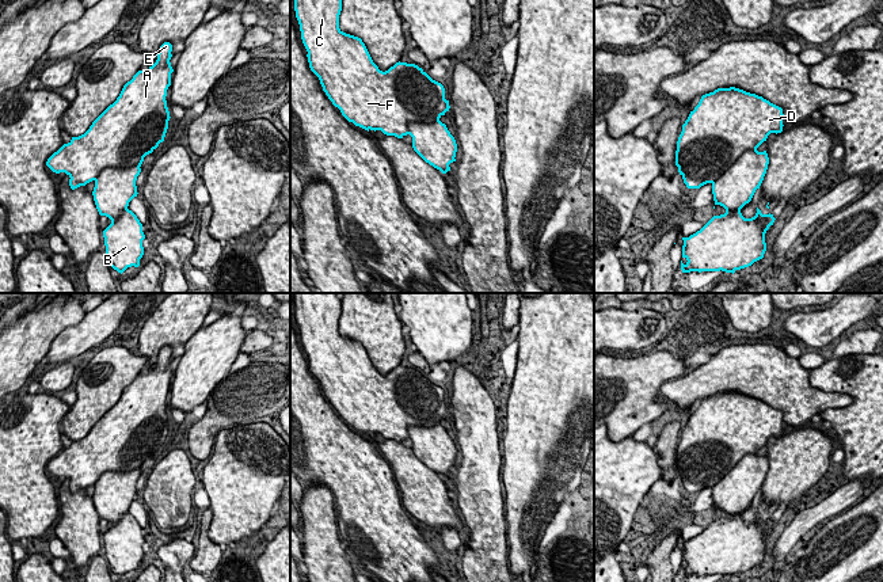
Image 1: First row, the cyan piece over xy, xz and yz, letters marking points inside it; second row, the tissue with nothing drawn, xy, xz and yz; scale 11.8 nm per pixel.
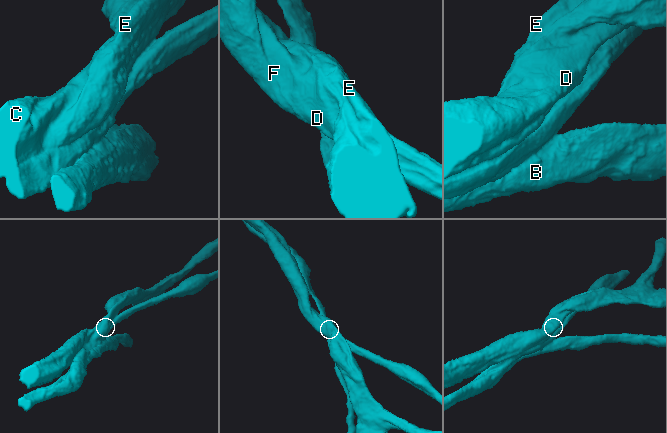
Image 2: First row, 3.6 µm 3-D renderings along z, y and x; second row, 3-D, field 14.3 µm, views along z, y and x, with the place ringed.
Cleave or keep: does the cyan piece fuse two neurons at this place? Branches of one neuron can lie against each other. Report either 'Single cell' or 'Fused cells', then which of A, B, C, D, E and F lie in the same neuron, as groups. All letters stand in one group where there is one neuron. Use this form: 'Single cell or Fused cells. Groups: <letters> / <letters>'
Fused cells. Groups: A C D E F / B

